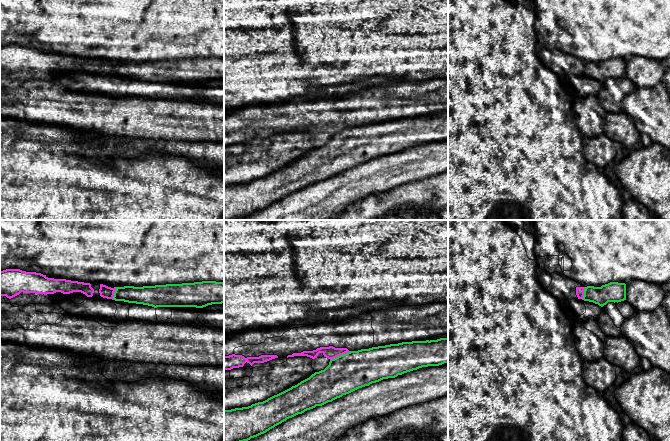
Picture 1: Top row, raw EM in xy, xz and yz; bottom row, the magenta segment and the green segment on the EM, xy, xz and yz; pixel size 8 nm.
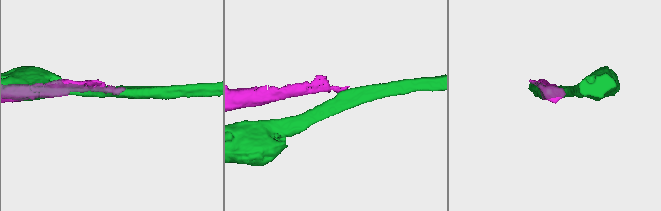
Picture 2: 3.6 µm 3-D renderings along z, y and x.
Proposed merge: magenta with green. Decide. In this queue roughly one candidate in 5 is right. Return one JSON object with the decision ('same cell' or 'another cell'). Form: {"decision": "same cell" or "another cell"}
{"decision": "another cell"}

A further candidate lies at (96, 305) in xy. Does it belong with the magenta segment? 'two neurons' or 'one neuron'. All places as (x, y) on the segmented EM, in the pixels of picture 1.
two neurons

